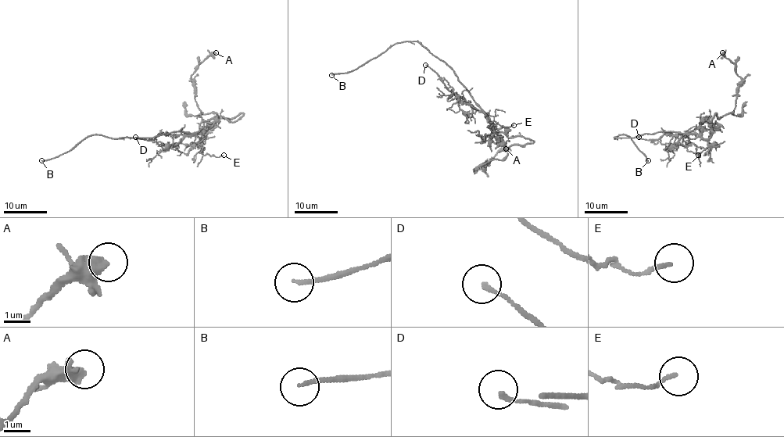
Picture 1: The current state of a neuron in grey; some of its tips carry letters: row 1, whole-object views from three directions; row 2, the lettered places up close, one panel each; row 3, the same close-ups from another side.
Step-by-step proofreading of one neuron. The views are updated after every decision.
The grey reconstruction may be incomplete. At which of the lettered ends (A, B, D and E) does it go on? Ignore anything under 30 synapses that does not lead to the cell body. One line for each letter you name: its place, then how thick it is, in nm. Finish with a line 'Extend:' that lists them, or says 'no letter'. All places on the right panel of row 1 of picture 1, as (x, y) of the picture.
B: (648, 160) | 140 nm
Extend: B

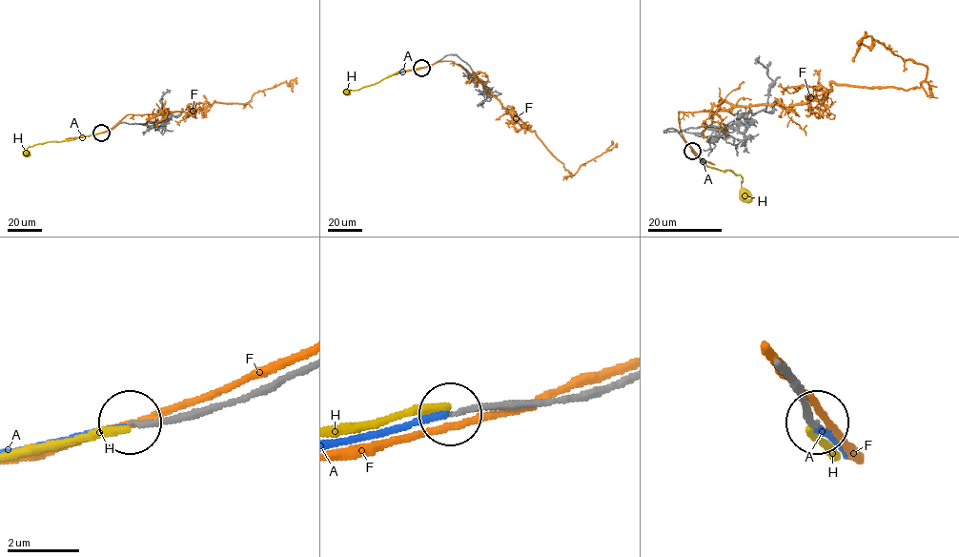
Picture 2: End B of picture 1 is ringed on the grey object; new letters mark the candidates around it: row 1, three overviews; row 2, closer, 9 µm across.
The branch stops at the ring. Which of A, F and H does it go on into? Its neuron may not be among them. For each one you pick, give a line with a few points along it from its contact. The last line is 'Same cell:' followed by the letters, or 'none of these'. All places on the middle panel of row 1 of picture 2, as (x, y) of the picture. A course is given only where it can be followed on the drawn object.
A: course (421, 68), (394, 73)
Same cell: A

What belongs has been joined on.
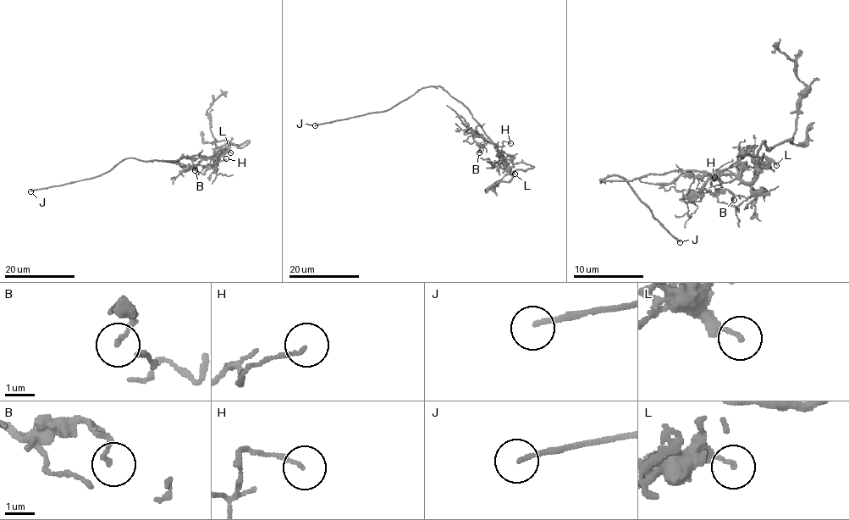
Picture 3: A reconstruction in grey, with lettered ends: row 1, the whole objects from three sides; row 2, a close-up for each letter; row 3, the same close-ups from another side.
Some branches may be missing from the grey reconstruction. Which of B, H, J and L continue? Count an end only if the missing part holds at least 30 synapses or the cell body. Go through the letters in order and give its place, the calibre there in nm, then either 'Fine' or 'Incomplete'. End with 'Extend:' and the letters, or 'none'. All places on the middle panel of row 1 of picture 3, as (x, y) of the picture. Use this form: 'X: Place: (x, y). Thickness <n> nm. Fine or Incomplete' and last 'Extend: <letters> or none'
B: Place: (479, 152). Thickness 150 nm. Fine
H: Place: (510, 143). Thickness 120 nm. Fine
J: Place: (315, 125). Thickness 140 nm. Incomplete
L: Place: (515, 174). Thickness 140 nm. Fine
Extend: J

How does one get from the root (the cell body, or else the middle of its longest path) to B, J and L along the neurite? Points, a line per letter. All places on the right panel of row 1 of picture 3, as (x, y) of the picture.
B: (670, 172), (706, 172), (711, 177), (702, 185), (701, 193), (704, 190), (711, 193), (727, 190), (734, 200)
J: (670, 172), (647, 174), (632, 180), (600, 180), (611, 175), (620, 175), (652, 211), (653, 218), (680, 242)
L: (670, 172), (699, 170), (708, 174), (722, 174), (747, 154), (763, 161), (773, 161), (776, 165)

